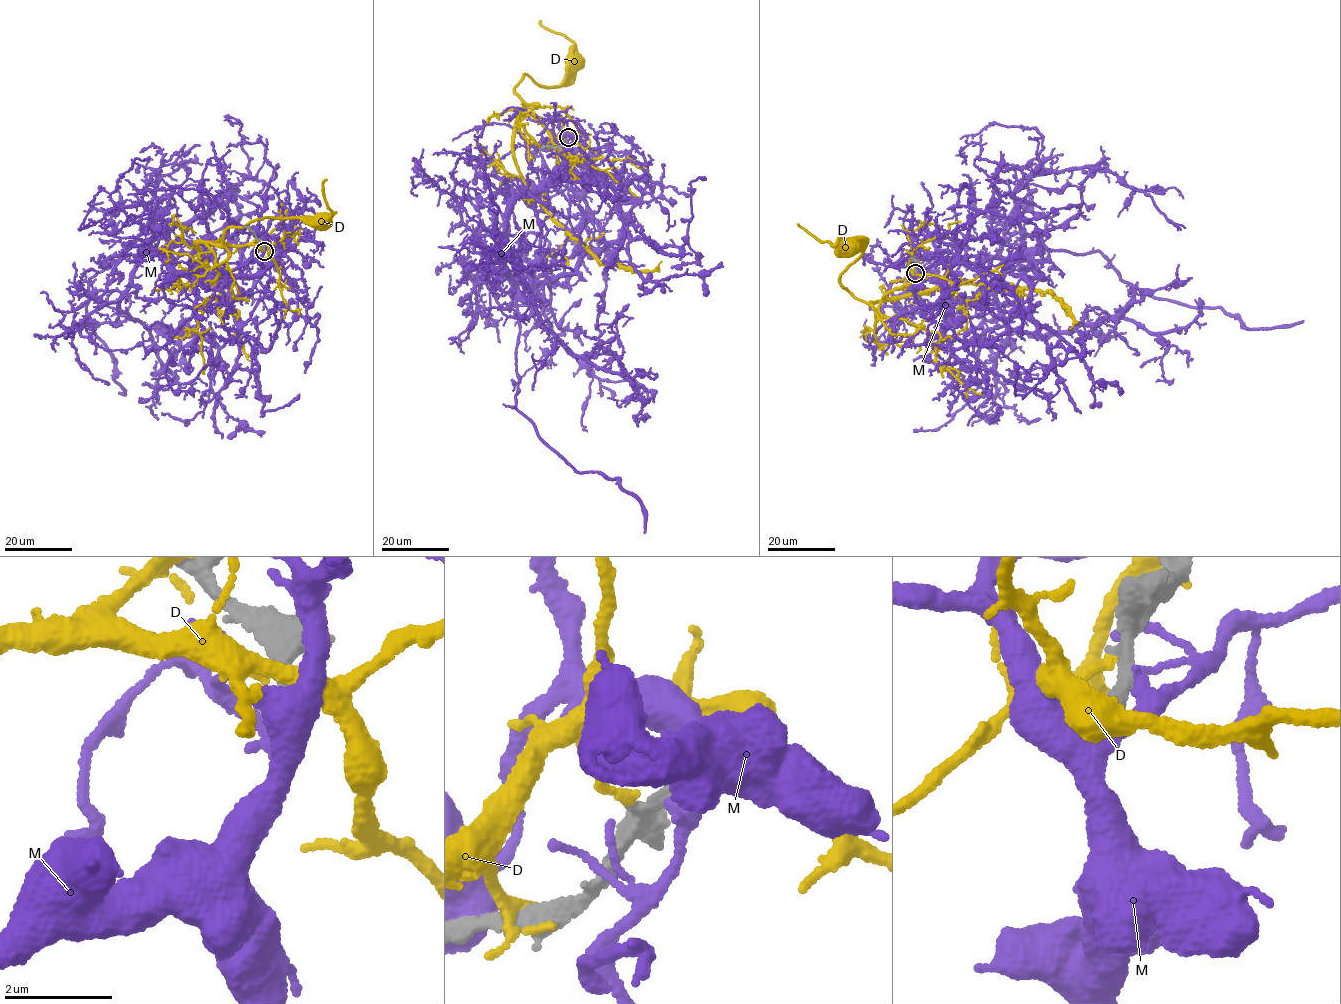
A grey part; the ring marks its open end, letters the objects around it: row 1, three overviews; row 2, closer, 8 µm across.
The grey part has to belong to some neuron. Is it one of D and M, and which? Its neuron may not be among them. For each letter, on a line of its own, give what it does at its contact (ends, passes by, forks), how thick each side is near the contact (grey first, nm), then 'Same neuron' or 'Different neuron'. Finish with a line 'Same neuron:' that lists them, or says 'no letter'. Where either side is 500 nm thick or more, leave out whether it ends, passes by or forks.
D: It ends there. Thickness 240 nm (grey) against 180 nm. Different neuron
M: It passes by. Thickness 280 nm (grey) against 280 nm. Different neuron
Same neuron: no letter

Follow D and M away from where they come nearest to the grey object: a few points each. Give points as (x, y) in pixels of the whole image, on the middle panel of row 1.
D: (564, 139), (541, 145), (517, 125), (524, 100), (514, 87), (527, 74), (556, 87), (574, 61)
M: (567, 139), (505, 229), (524, 298), (535, 264), (551, 280), (626, 235), (681, 246), (690, 183), (703, 180)

